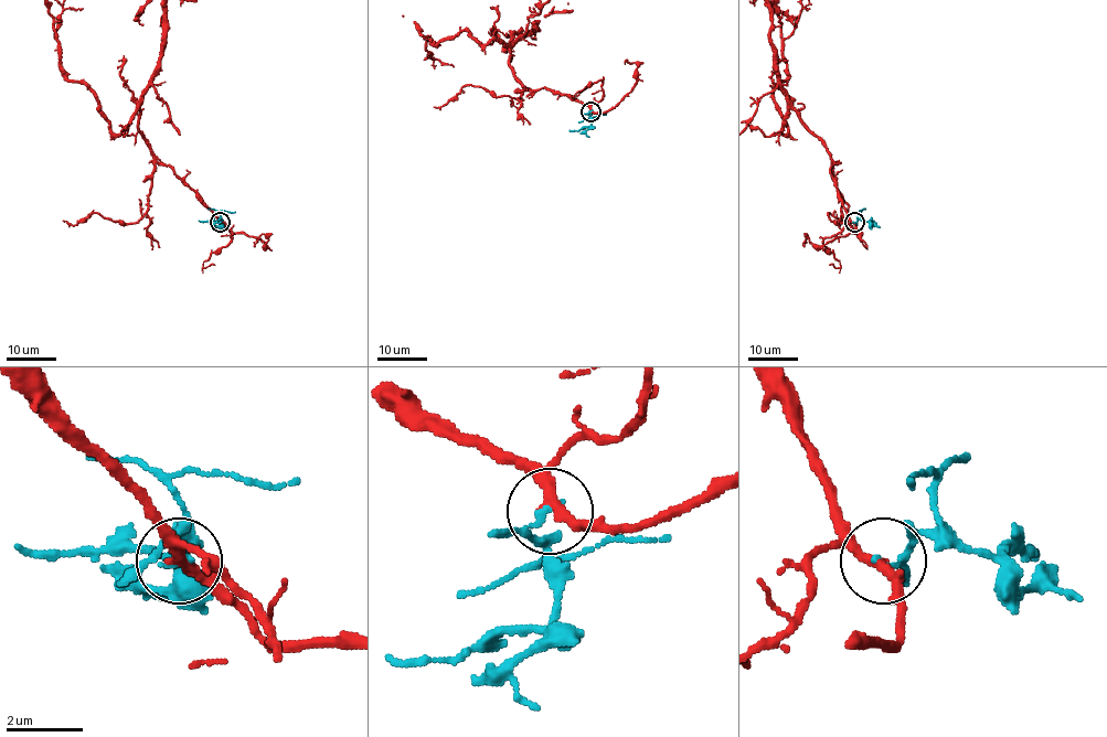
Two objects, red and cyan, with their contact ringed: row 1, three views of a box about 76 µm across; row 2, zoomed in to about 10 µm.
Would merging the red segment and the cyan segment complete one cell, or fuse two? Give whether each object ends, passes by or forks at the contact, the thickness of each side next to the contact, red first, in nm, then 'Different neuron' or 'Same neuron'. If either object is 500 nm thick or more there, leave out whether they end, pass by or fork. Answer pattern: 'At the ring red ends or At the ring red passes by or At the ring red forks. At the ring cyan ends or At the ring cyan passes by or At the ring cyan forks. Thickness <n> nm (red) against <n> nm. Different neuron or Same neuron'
At the ring red passes by. At the ring cyan passes by. Thickness 280 nm (red) against 100 nm. Different neuron

